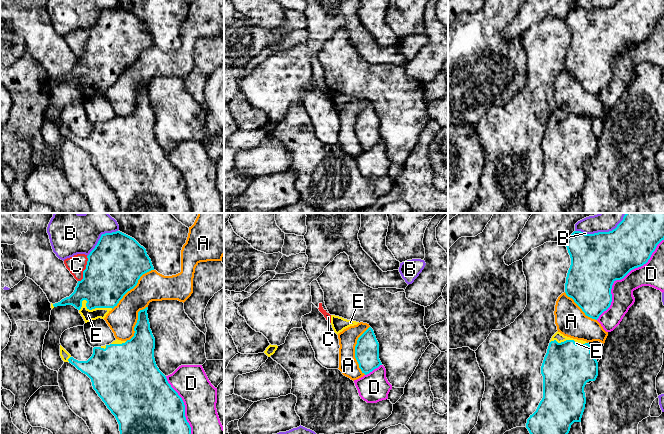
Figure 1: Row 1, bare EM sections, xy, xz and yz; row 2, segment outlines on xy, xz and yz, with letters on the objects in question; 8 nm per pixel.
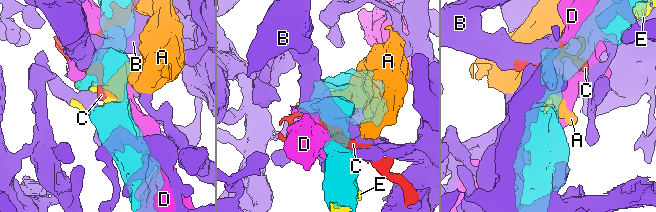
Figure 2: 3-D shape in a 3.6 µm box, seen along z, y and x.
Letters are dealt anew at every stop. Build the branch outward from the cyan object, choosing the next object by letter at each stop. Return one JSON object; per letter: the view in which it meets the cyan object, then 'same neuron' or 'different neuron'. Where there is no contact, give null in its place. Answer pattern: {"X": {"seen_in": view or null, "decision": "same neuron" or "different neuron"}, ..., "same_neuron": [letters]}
{"A": {"seen_in": "xz", "decision": "different neuron"}, "B": {"seen_in": "xy", "decision": "different neuron"}, "C": {"seen_in": "xy", "decision": "different neuron"}, "D": {"seen_in": "yz", "decision": "different neuron"}, "E": {"seen_in": "xy", "decision": "same neuron"}, "same_neuron": ["E"]}

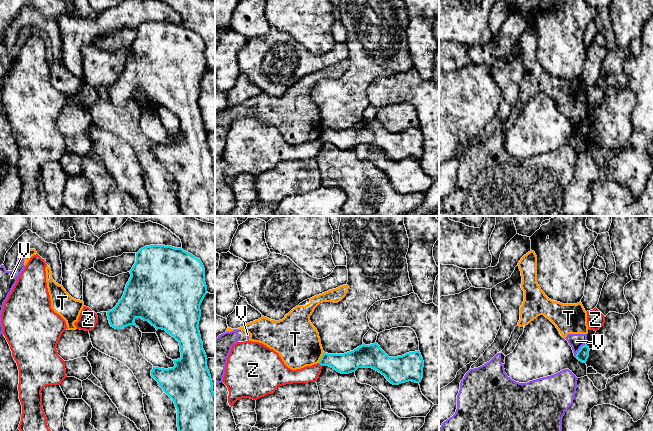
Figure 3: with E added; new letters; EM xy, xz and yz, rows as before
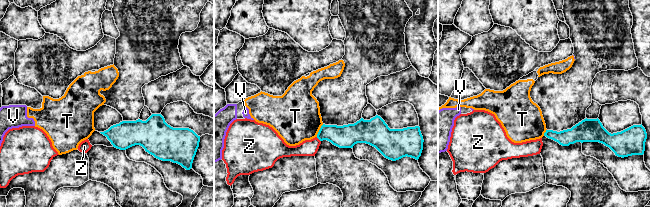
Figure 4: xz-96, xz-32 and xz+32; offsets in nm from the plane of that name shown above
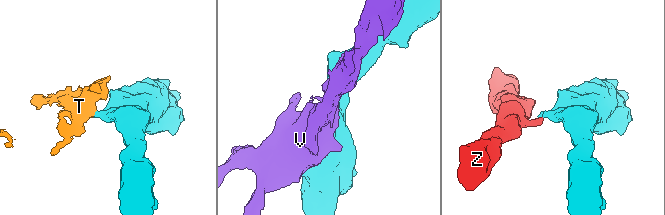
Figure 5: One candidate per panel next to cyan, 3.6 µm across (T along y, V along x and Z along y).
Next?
{"T": {"seen_in": "xz", "decision": "different neuron"}, "V": {"seen_in": "yz", "decision": "different neuron"}, "Z": {"seen_in": "xz", "decision": "different neuron"}, "same_neuron": []}

